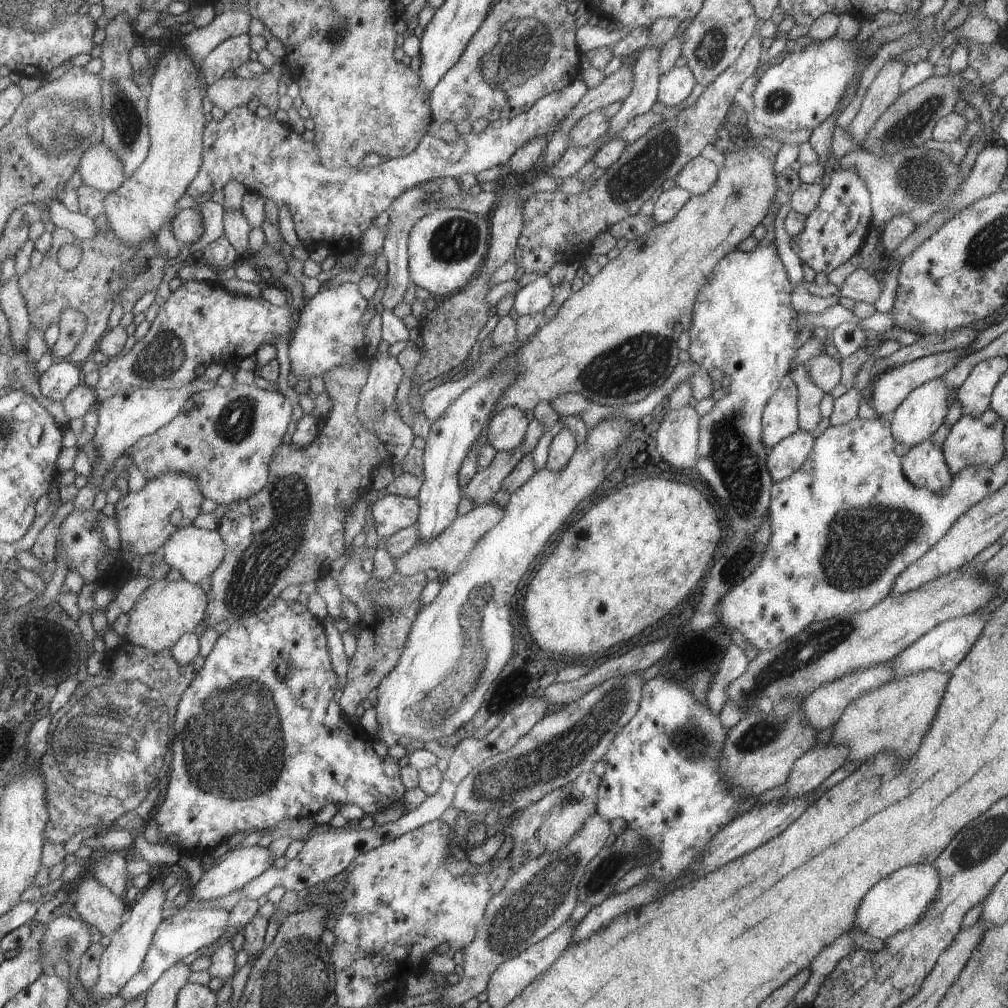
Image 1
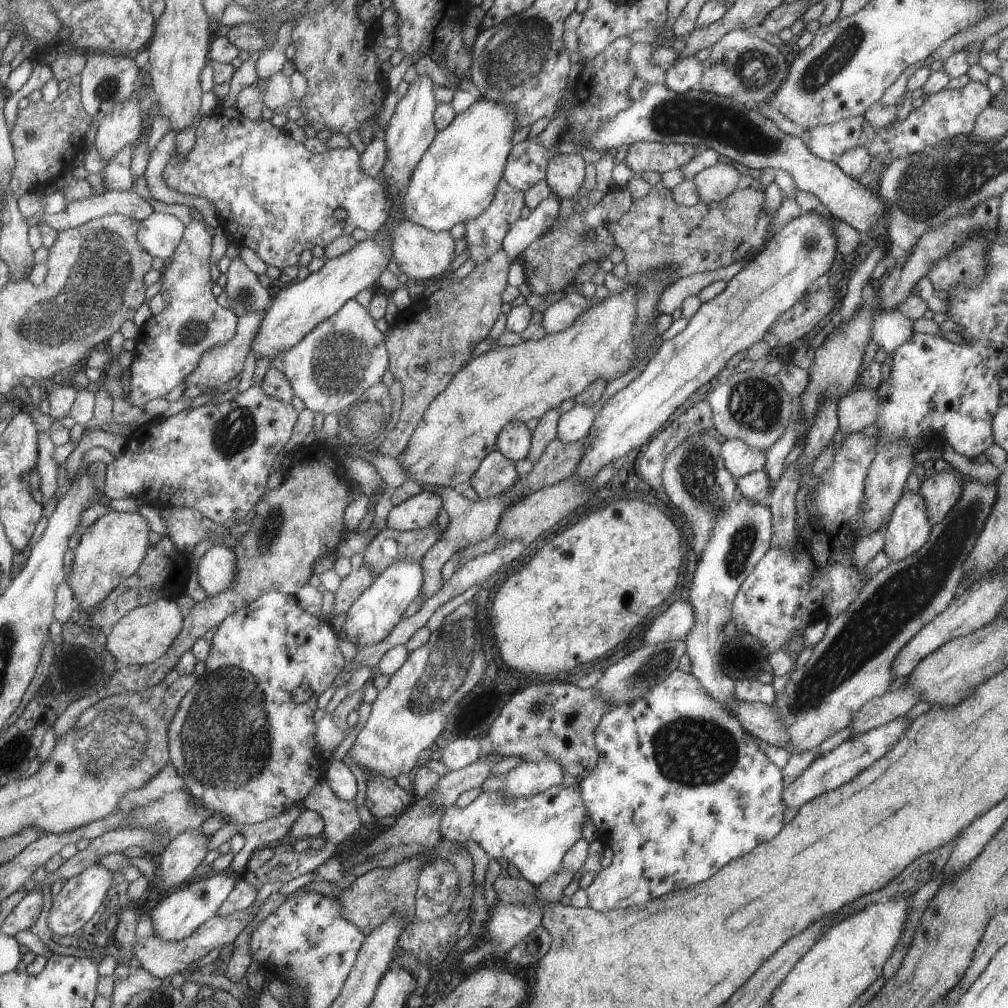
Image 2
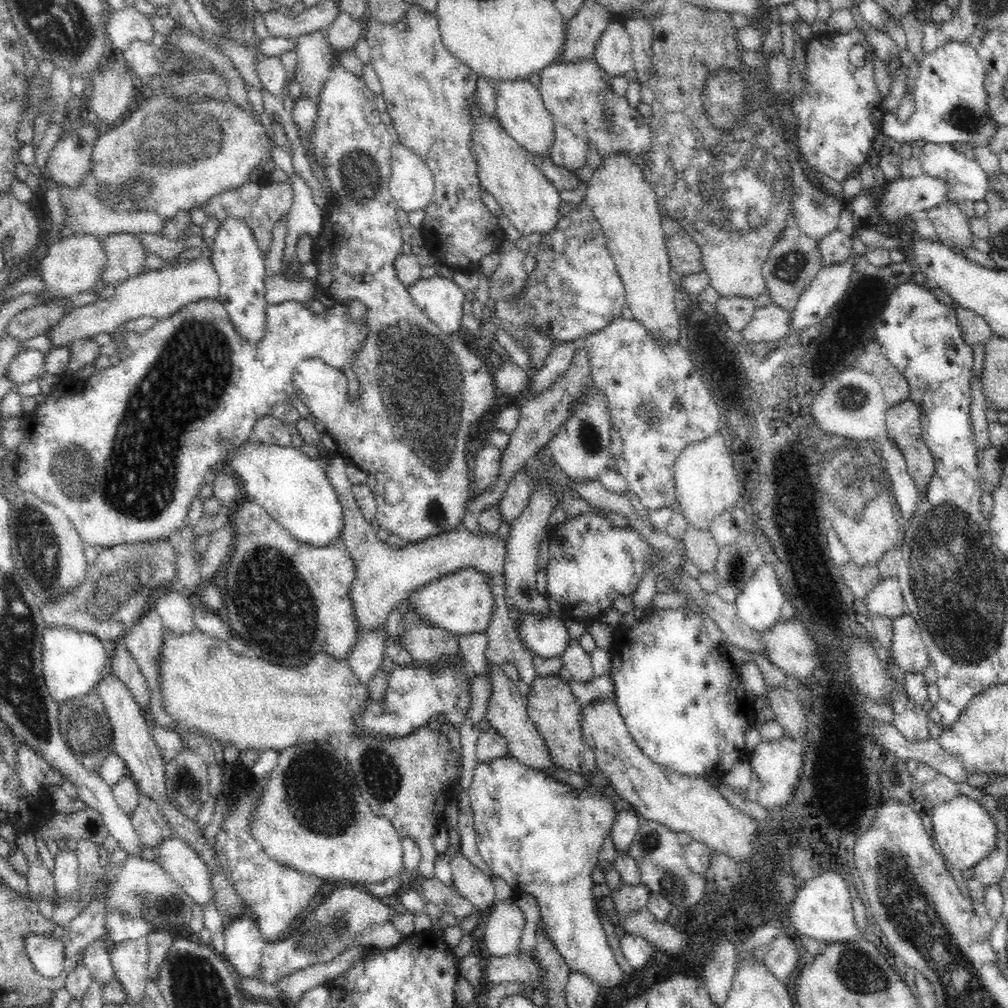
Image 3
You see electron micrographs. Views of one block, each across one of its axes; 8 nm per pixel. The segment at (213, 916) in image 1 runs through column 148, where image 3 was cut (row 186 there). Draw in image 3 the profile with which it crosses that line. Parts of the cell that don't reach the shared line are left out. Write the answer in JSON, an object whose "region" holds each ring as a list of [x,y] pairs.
{"region":[[[926,143],[921,150],[921,156],[919,158],[923,172],[938,178],[948,179],[949,181],[949,202],[958,203],[960,201],[977,201],[983,200],[983,196],[988,194],[989,190],[989,176],[987,172],[982,170],[982,167],[977,163],[975,159],[968,159],[964,153],[958,153],[952,147],[951,144],[934,144]]]}

